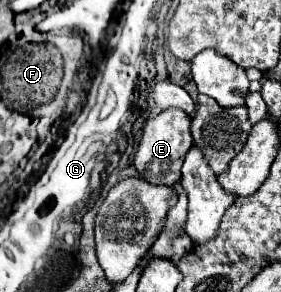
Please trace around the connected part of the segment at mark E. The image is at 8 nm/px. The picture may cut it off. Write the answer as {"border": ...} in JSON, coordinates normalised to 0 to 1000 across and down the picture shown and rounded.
{"border":[[[623,370],[566,384],[559,397],[516,418],[509,466],[480,521],[480,575],[509,616],[523,616],[530,630],[580,630],[580,637],[616,637],[637,623],[651,541],[687,493],[673,425],[680,425],[673,397],[651,390],[651,377],[623,377]]]}

